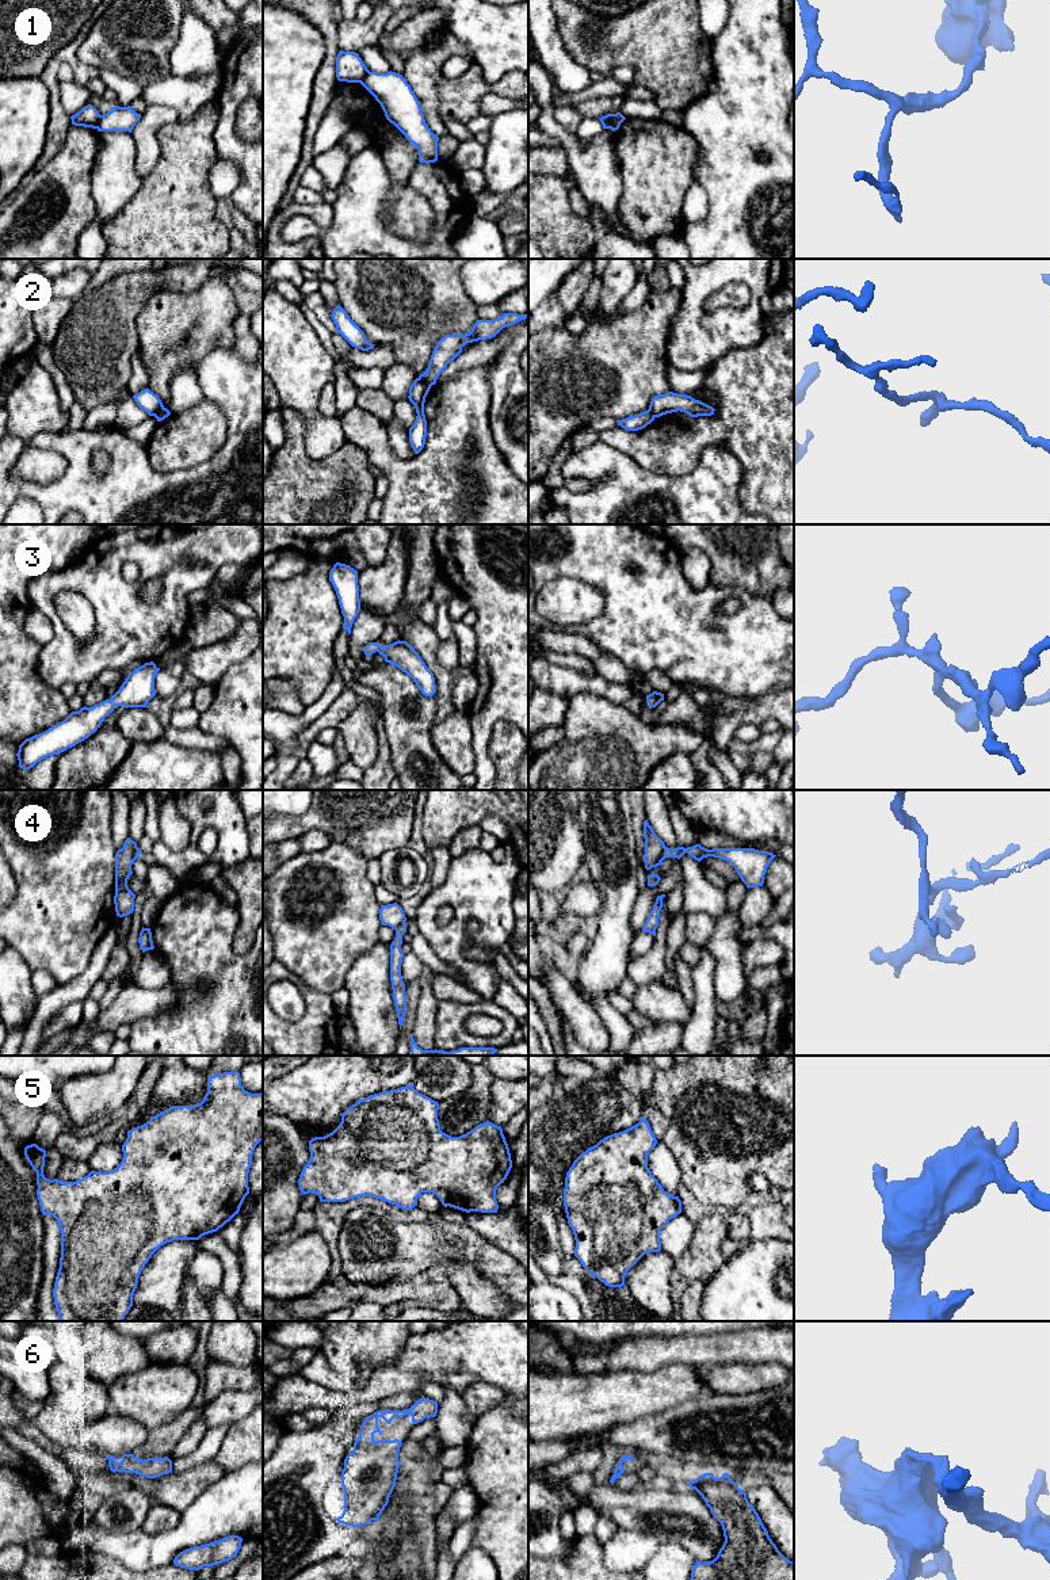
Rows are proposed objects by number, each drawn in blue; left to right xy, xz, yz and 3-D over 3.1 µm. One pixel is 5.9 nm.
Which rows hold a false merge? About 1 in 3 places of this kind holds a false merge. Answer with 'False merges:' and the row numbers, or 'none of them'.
False merges: 1, 2, 4

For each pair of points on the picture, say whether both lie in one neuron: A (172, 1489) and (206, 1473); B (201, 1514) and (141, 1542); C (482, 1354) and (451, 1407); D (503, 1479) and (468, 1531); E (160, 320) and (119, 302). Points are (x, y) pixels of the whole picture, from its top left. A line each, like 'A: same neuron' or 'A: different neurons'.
A: same neuron
B: same neuron
C: different neurons
D: different neurons
E: different neurons

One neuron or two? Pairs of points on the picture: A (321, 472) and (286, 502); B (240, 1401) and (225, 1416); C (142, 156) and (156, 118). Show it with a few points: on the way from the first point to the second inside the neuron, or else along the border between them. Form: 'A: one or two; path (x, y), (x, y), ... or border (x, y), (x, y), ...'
A: one; path (313, 480), (294, 499)
B: one; path (236, 1405), (229, 1412)
C: one; path (146, 147), (146, 128)

